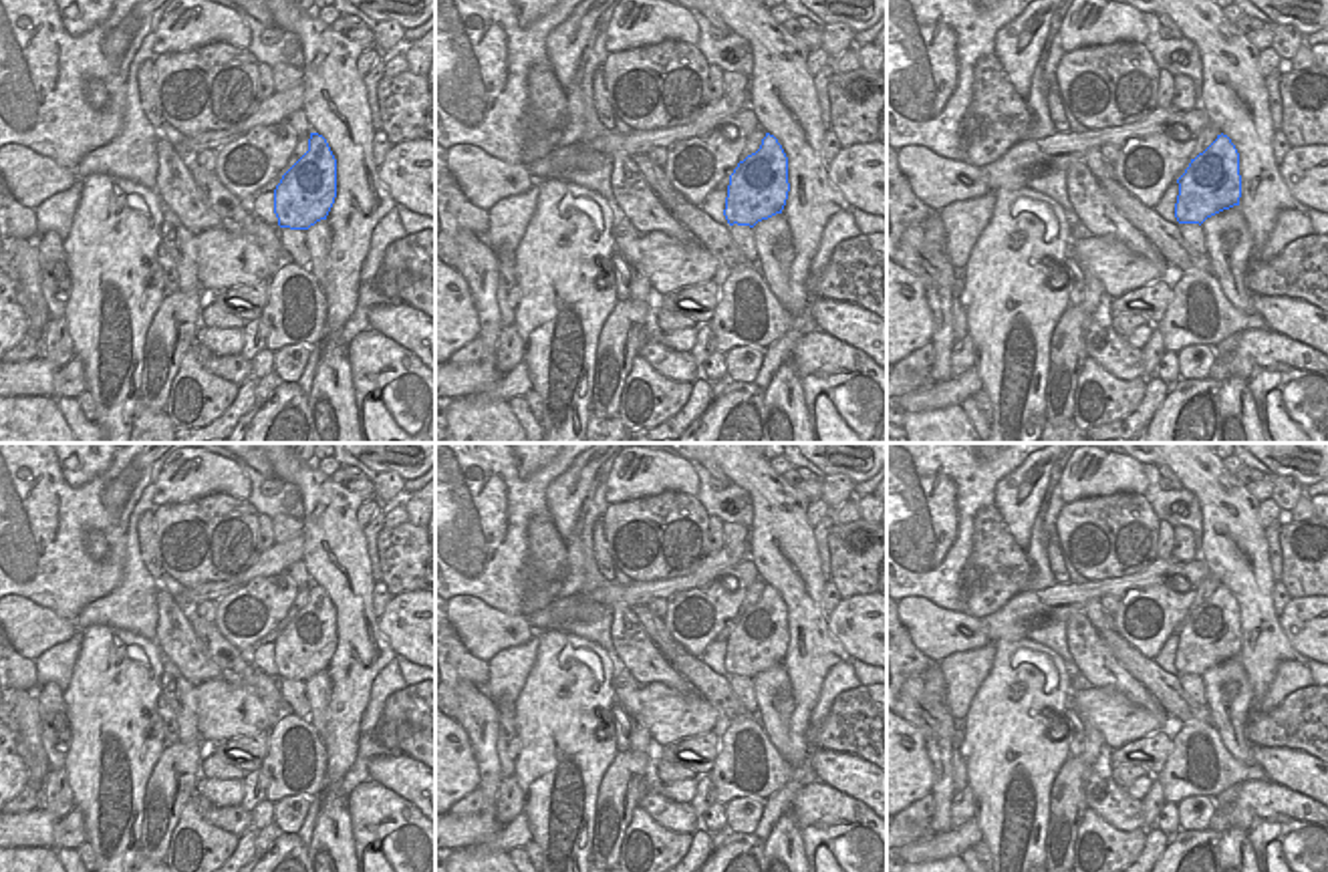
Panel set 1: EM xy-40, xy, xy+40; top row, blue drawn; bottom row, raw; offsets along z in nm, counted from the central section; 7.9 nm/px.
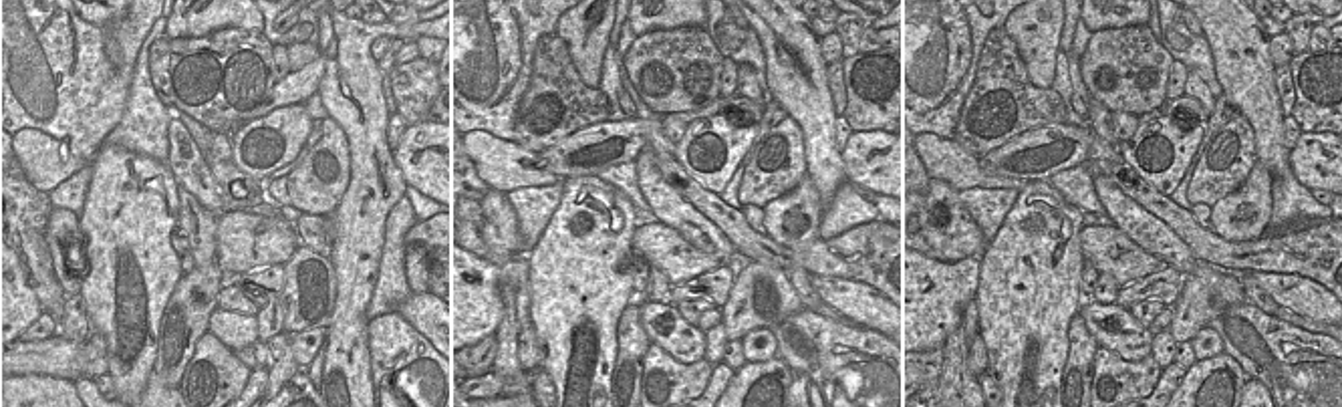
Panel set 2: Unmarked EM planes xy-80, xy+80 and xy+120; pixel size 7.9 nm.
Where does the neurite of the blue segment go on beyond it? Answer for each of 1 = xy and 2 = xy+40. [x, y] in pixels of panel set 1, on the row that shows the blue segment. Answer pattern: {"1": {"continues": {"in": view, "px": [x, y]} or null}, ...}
{"1": {"continues": null}, "2": {"continues": null}}

